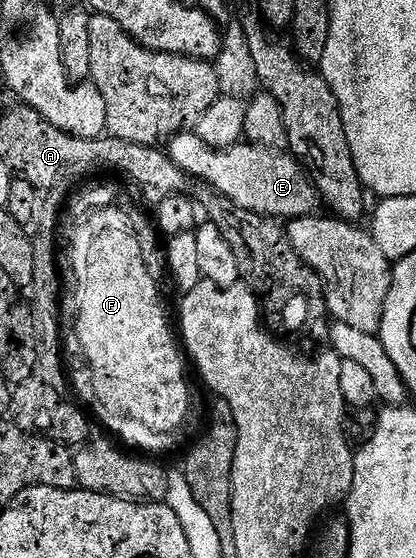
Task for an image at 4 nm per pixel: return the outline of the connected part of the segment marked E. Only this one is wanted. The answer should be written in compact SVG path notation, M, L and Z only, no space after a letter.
M180 132L170 139L169 145L169 157L173 164L177 164L177 168L181 168L183 173L190 176L192 179L200 178L207 186L212 186L214 193L220 198L227 198L233 205L241 207L242 210L248 210L254 214L262 214L264 218L274 218L276 220L290 220L292 218L305 218L316 213L315 205L320 205L321 199L317 191L315 191L315 185L311 183L310 178L307 177L306 170L300 166L298 160L291 157L290 153L283 150L270 150L264 146L253 146L250 144L240 144L237 146L231 146L227 150L215 150L209 144L205 144L194 132Z

